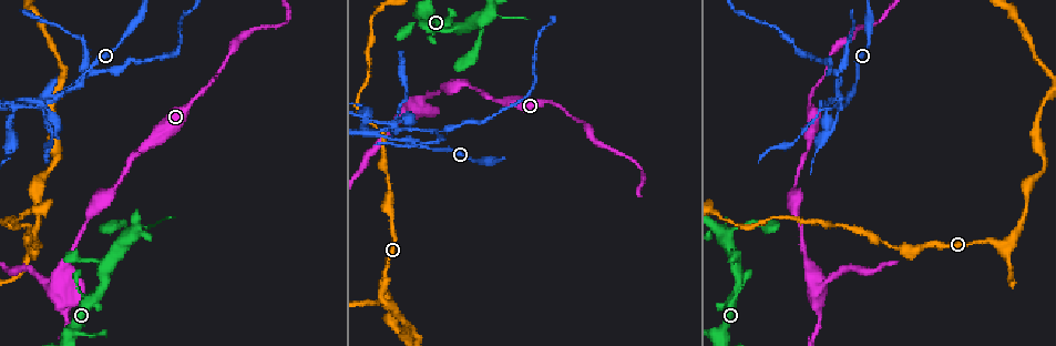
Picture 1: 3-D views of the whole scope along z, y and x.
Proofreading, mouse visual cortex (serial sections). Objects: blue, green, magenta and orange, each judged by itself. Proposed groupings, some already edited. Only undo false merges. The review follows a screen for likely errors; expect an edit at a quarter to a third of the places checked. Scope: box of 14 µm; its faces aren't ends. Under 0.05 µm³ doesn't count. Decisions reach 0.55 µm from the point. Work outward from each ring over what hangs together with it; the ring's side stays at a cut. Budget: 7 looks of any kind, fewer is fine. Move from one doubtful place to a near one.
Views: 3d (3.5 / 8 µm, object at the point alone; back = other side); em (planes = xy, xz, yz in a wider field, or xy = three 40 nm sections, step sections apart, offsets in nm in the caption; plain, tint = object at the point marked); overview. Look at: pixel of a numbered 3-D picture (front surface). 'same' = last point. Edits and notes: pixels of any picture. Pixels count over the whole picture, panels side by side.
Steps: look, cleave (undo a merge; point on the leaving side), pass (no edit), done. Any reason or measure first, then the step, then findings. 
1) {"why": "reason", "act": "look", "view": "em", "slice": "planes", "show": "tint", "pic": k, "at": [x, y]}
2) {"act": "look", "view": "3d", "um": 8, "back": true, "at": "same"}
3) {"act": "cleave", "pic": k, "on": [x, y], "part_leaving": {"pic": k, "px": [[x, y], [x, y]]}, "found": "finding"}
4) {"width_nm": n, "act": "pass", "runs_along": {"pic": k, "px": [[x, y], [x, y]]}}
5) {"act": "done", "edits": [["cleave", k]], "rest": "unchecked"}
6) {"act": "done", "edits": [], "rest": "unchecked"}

{"why": "three arms meet", "act": "look", "view": "3d", "um": 3.5, "pic": 1, "at": [385, 296]}

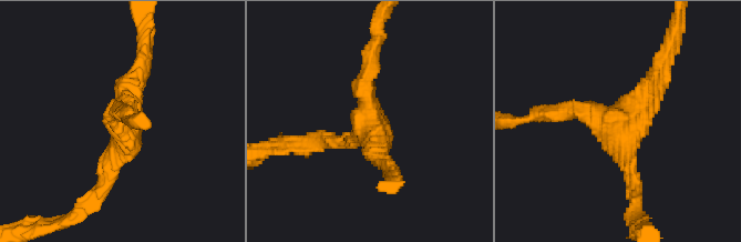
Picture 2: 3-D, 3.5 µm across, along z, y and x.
{"act": "look", "view": "em", "slice": "xy", "step": 3, "show": "plain", "pic": 2, "at": [371, 128]}

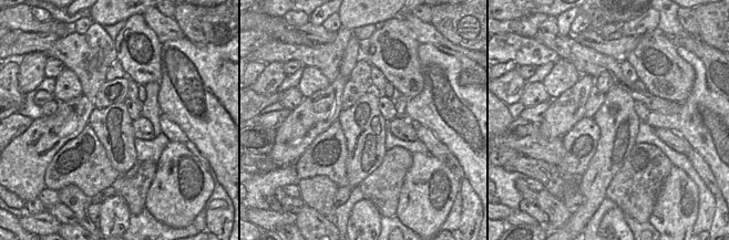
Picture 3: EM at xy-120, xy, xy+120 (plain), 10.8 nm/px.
{"why": "where the object lies", "act": "look", "view": "em", "slice": "xy", "step": 3, "show": "tint", "at": "same"}

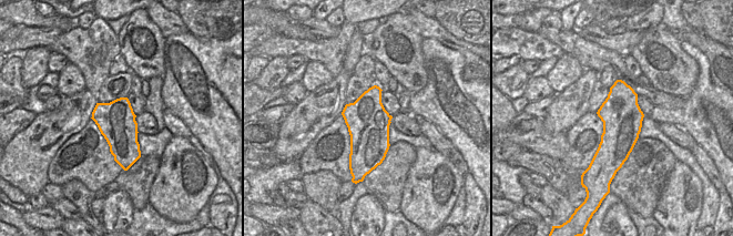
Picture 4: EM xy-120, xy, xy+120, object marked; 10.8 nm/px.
{"arms": 3, "arm_widths_nm": [200, 200, 250], "act": "pass", "runs_along": {"pic": 2, "px": [[554, 113], [625, 120], [661, 66]]}, "found": "one cell here"}

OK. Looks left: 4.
{"why": "thick turns thin", "act": "look", "view": "3d", "um": 8, "pic": 1, "at": [815, 293]}

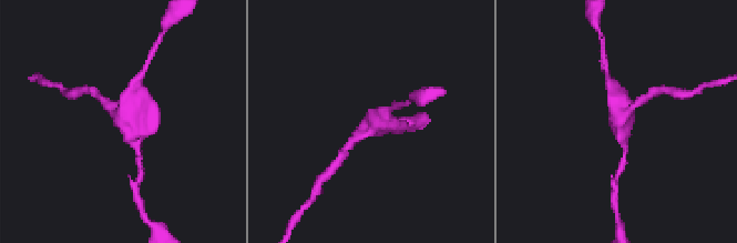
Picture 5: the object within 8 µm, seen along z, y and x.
{"act": "look", "view": "em", "slice": "xy", "step": 5, "show": "tint", "pic": 5, "at": [133, 118]}

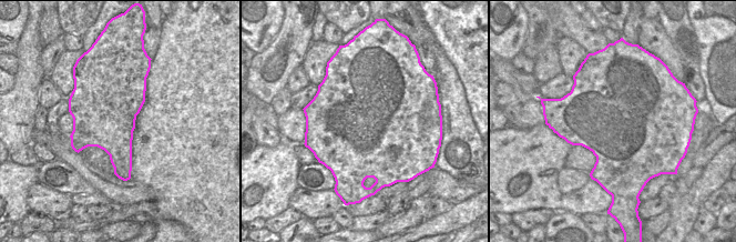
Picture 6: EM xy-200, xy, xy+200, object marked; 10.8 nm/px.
{"act": "pass", "found": "all the same cell"}

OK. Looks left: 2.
{"act": "look", "view": "3d", "um": 3.5, "pic": 1, "at": [460, 25]}

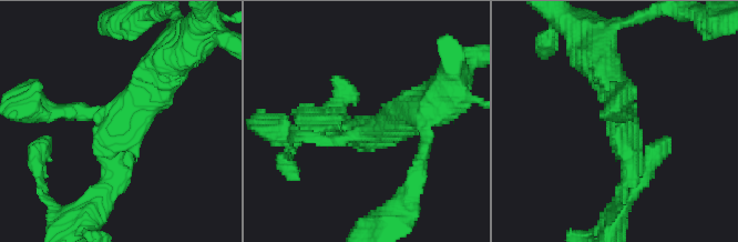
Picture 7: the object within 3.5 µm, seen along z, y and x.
{"arms": 3, "arm_widths_nm": [150, 300, 450], "act": "look", "view": "em", "slice": "xy", "step": 1, "show": "tint", "pic": 7, "at": [125, 119]}

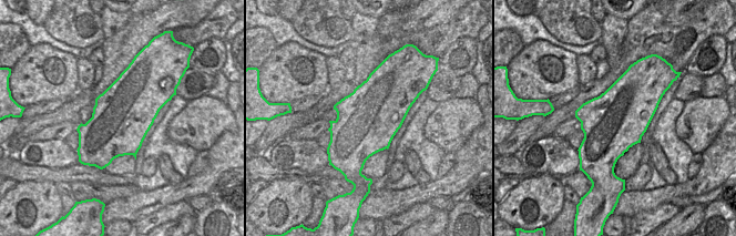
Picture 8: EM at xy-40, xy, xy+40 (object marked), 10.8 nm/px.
{"width_nm": 700, "act": "pass", "runs_along": {"pic": 7, "px": [[104, 189], [114, 141], [162, 62]]}, "found": "one cell here"}

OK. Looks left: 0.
{"act": "done", "edits": [], "rest": "unchecked"}

